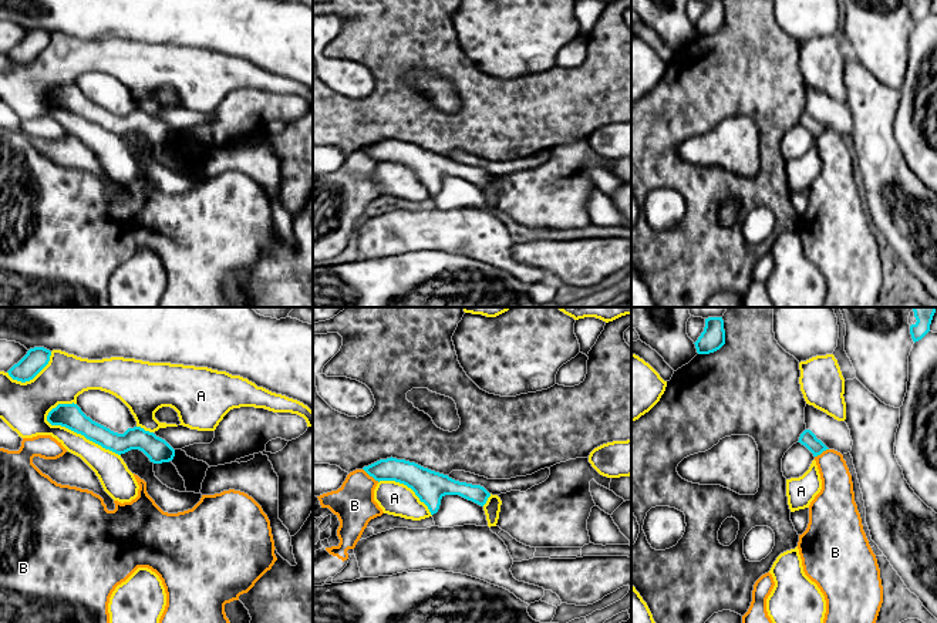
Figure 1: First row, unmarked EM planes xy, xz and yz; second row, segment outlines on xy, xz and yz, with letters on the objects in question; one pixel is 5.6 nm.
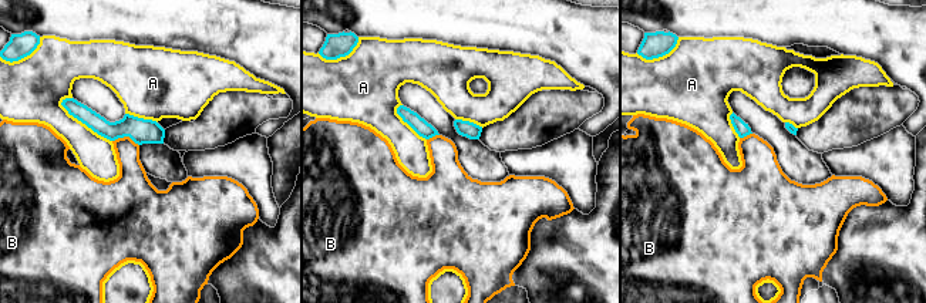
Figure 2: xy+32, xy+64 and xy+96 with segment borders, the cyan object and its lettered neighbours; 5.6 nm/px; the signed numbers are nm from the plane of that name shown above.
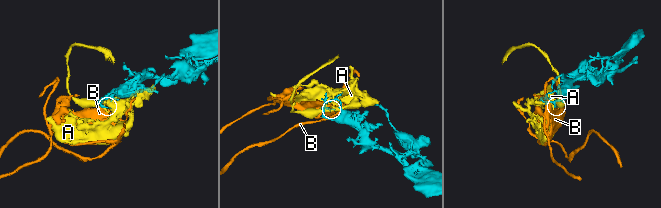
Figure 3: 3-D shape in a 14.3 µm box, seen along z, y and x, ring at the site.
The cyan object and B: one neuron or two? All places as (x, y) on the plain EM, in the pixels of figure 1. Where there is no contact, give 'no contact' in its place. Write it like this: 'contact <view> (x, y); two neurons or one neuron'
contact xz (371, 157); one neuron

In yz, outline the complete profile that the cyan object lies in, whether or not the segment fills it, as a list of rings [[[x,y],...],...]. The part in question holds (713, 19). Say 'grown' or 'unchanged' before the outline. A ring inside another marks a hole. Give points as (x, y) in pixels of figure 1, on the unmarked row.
unchanged | [[[705,0],[705,9],[694,24],[698,36],[710,36],[725,26],[725,11],[722,0]]]

